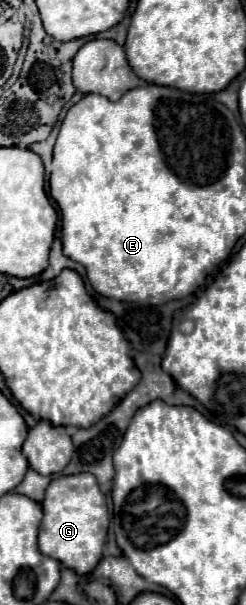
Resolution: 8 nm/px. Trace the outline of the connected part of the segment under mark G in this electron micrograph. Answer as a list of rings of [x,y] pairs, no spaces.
[[[85,472],[53,478],[47,486],[41,506],[45,516],[39,526],[39,550],[45,556],[51,556],[63,566],[75,570],[77,574],[93,572],[103,556],[103,546],[109,530],[109,510],[105,496],[99,490],[97,478]]]

